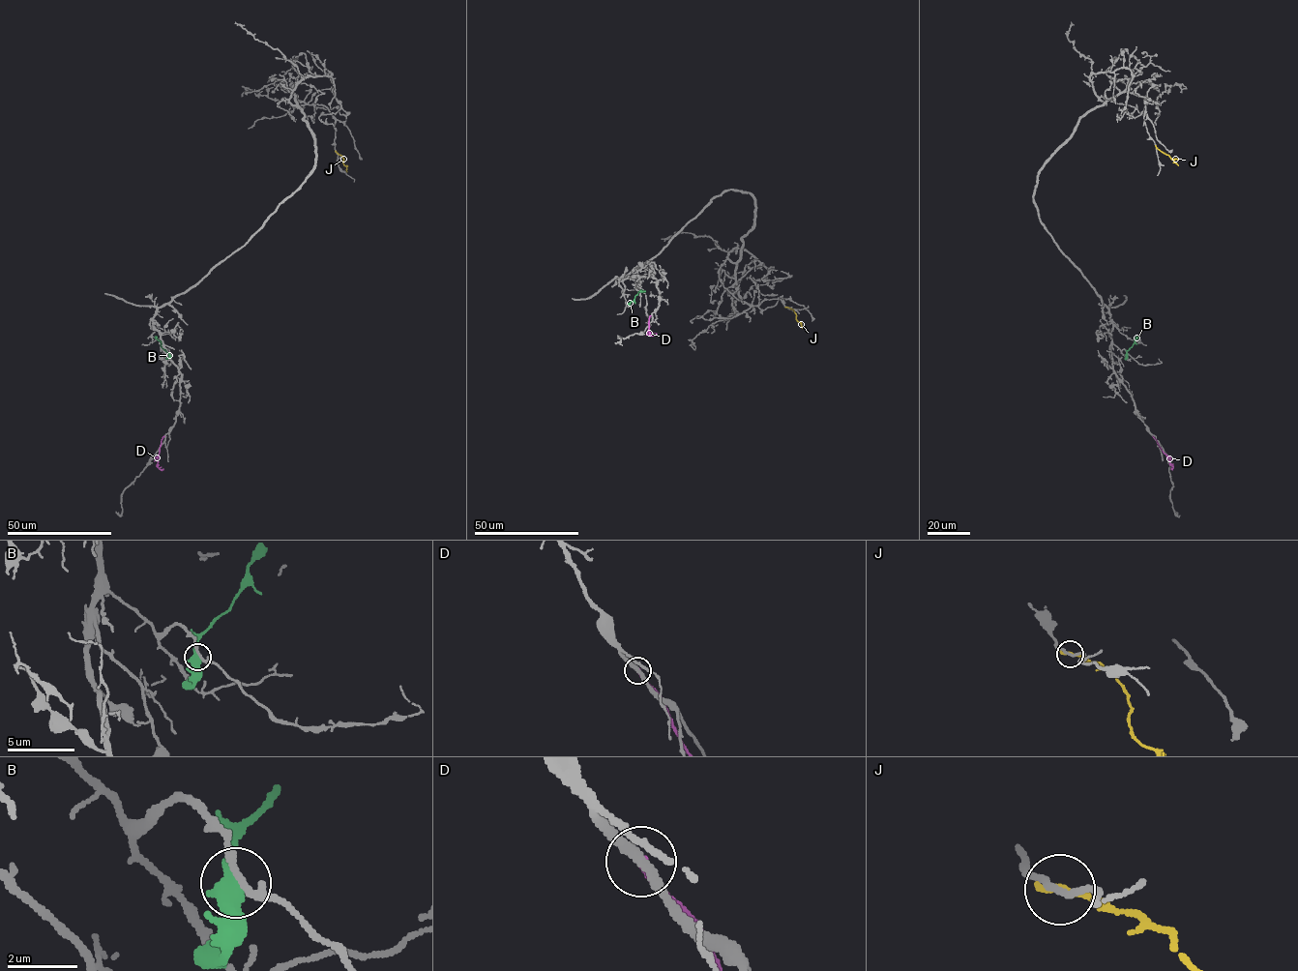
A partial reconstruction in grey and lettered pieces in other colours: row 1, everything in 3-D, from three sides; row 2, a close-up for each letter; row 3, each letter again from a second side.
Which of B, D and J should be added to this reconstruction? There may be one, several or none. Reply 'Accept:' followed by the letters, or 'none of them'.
Accept: none of them

